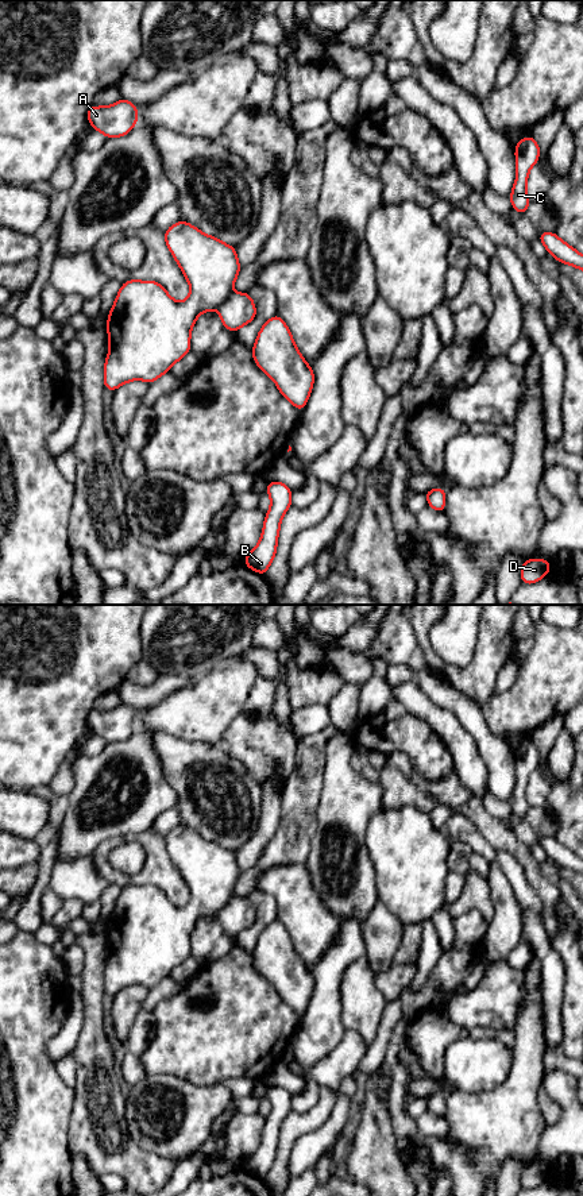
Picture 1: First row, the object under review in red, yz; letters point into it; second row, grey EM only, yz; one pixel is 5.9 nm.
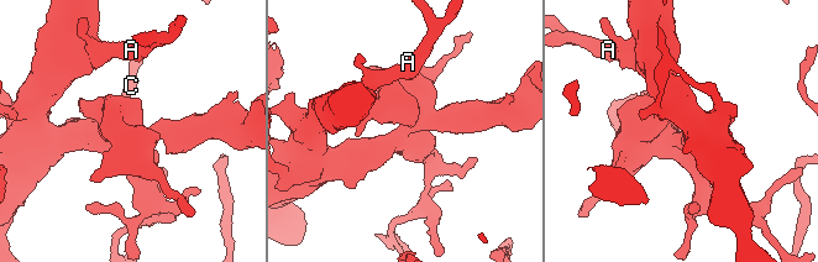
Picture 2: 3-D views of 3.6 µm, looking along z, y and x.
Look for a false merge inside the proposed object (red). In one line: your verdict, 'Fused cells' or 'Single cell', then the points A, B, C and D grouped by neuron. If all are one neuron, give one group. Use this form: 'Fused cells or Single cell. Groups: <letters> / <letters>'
Single cell. Groups: A B C D

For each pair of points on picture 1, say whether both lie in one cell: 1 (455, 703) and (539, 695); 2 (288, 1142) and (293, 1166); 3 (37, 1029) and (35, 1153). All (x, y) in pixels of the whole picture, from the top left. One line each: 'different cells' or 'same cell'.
1: different cells
2: different cells
3: same cell

